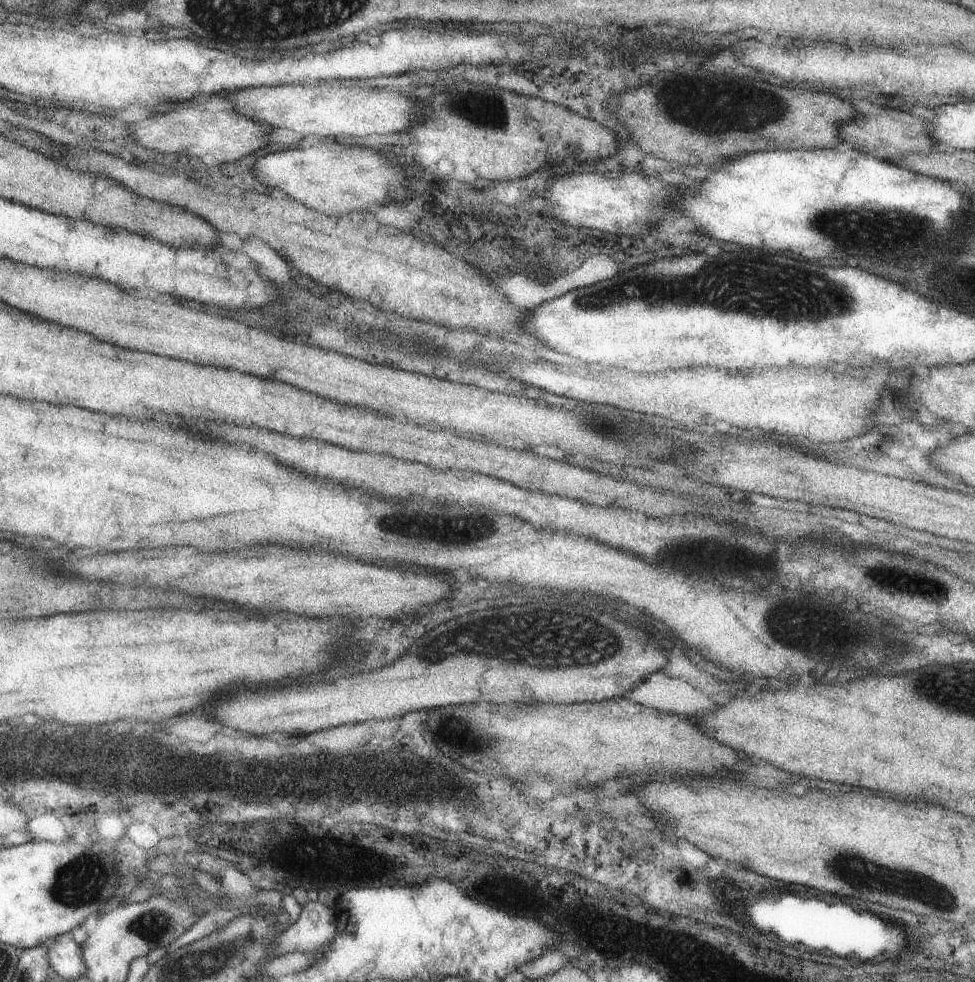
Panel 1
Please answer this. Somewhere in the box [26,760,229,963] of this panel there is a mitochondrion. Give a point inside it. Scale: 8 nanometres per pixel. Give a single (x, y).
(85, 880)

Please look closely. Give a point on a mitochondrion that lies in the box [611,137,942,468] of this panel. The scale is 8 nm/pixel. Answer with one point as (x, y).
(862, 224)

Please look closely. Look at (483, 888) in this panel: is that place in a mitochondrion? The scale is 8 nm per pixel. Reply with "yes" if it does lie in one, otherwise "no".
no

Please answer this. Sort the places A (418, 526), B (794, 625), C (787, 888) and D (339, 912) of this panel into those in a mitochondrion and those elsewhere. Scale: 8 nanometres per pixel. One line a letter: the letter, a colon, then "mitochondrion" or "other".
A: mitochondrion
B: mitochondrion
C: other
D: other

